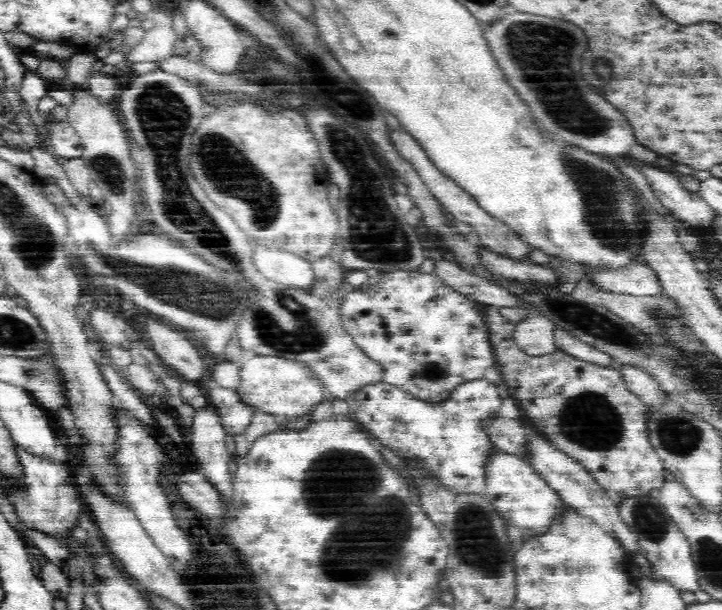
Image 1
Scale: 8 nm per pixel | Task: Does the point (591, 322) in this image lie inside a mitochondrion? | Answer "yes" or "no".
yes

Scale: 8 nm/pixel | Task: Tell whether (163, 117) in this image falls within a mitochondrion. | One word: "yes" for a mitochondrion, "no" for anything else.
yes

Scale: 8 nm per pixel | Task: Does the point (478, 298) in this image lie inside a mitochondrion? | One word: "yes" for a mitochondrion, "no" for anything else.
no

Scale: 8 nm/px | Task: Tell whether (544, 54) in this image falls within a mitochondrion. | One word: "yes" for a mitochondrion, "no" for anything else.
yes

